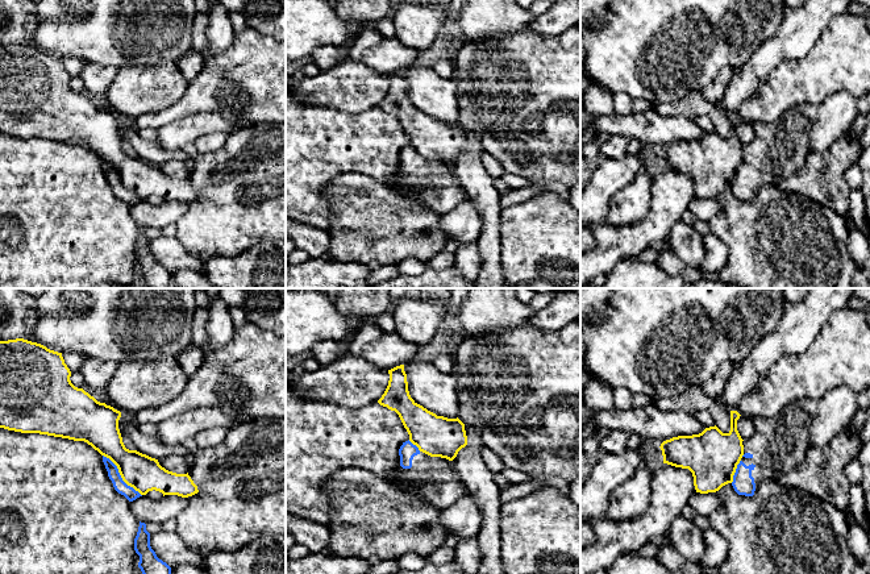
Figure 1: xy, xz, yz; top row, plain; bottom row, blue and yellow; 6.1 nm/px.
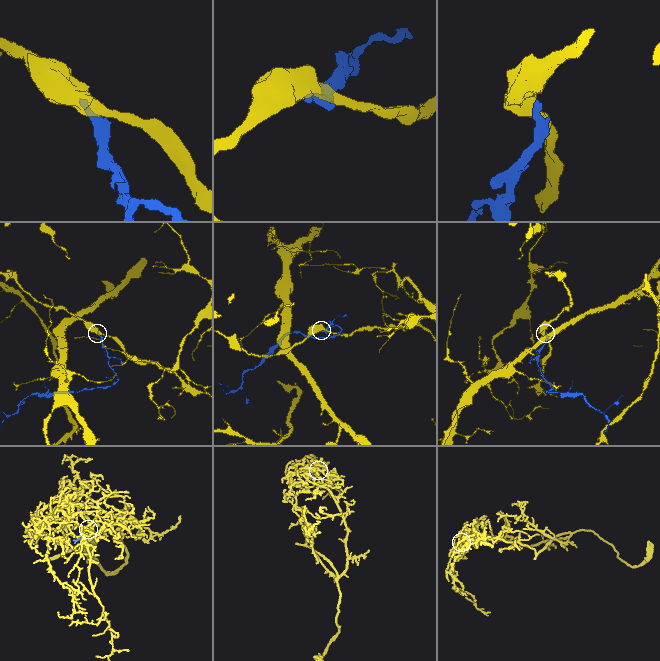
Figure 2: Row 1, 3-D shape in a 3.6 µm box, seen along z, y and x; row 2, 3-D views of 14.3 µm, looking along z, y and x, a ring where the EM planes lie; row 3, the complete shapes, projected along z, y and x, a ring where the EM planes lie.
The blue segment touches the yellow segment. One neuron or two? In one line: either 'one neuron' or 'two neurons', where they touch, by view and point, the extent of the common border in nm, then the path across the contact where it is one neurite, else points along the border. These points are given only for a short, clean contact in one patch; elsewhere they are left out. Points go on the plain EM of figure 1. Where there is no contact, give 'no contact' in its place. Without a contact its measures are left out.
two neurons; meets blue in xy at (120, 181); contact 340 nm long; border along xy (103, 159), (116, 171), (120, 182), (141, 200)

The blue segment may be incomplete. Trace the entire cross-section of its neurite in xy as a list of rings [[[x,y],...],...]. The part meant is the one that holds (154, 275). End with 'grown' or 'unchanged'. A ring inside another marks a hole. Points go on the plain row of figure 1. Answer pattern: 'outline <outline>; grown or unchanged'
outline [[[141,226],[134,244],[134,255],[140,261],[138,273],[147,288],[172,288],[171,273],[151,254],[150,238],[146,236],[146,229]]]; unchanged

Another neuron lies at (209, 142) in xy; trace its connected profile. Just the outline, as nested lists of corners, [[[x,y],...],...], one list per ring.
[[[213,132],[201,136],[195,141],[197,153],[212,153],[220,150],[225,141],[226,141],[226,134],[221,132]]]

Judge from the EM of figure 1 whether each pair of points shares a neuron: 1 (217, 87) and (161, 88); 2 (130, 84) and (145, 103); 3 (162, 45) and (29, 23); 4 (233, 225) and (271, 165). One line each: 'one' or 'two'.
1: two
2: one
3: two
4: one

